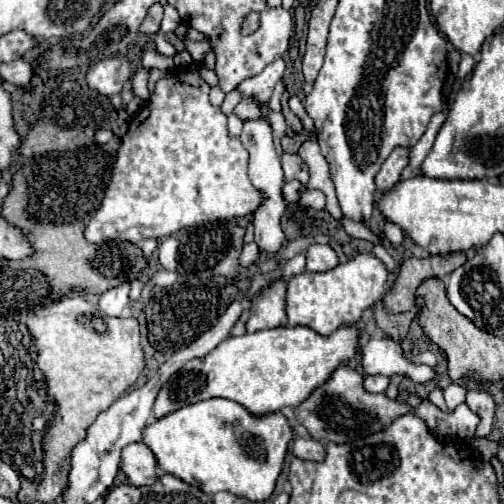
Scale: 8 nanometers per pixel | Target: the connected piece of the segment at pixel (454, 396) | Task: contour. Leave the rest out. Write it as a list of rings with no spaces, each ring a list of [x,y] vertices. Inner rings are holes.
[[[451,383],[451,385],[447,385],[447,387],[443,387],[443,397],[445,397],[445,403],[447,403],[447,409],[449,411],[455,411],[455,407],[457,405],[461,405],[463,401],[465,401],[465,387],[461,387],[461,385],[455,385],[455,383]]]

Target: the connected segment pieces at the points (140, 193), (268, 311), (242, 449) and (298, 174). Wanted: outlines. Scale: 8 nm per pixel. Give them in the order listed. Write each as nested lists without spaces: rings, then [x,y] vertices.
[[[195,65],[189,71],[169,71],[167,77],[163,77],[161,81],[157,81],[155,91],[151,93],[145,111],[133,119],[129,123],[129,131],[127,135],[121,139],[121,147],[119,147],[119,155],[117,161],[113,165],[113,175],[111,175],[111,183],[105,191],[105,197],[101,201],[101,207],[97,209],[97,213],[93,215],[91,223],[85,229],[85,239],[91,243],[101,243],[101,241],[109,241],[109,239],[123,239],[123,241],[131,241],[131,243],[139,243],[147,237],[155,237],[155,239],[163,239],[169,237],[177,231],[195,227],[204,224],[205,221],[219,221],[219,219],[235,219],[235,217],[247,217],[253,215],[257,211],[257,207],[261,207],[261,203],[265,201],[265,197],[261,195],[261,191],[257,191],[257,187],[253,187],[249,173],[247,173],[247,165],[249,165],[249,153],[245,151],[243,143],[239,137],[231,137],[227,131],[227,115],[223,115],[223,111],[219,107],[213,107],[209,103],[209,91],[211,87],[205,83],[205,79],[201,77],[201,65]]]
[[[277,281],[265,289],[261,297],[253,301],[251,317],[247,321],[247,333],[255,333],[263,327],[285,327],[285,283]]]
[[[207,399],[187,405],[143,431],[143,441],[155,453],[157,465],[165,473],[205,493],[229,491],[249,501],[267,501],[271,497],[291,439],[293,431],[283,413],[255,417],[229,399]]]
[[[281,153],[281,165],[283,165],[283,171],[285,171],[285,179],[305,181],[305,177],[309,177],[307,165],[299,159],[299,155]]]

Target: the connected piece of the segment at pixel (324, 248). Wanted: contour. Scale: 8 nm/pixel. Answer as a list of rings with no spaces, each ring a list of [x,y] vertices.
[[[311,245],[305,255],[307,255],[307,271],[309,273],[331,271],[339,263],[339,255],[329,245]]]

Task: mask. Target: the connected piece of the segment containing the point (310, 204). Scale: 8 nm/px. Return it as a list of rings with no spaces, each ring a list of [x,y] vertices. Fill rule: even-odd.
[[[323,192],[307,193],[301,197],[301,205],[307,209],[313,209],[313,211],[321,211],[321,209],[325,209],[326,197]]]

